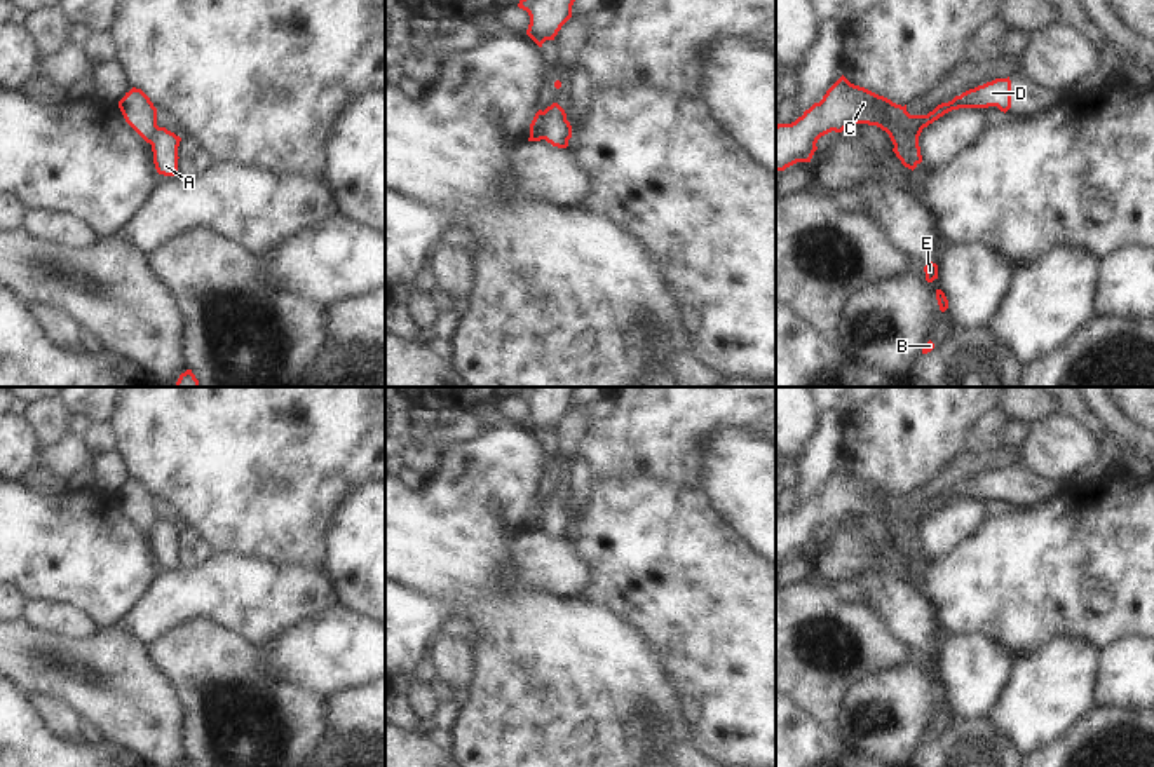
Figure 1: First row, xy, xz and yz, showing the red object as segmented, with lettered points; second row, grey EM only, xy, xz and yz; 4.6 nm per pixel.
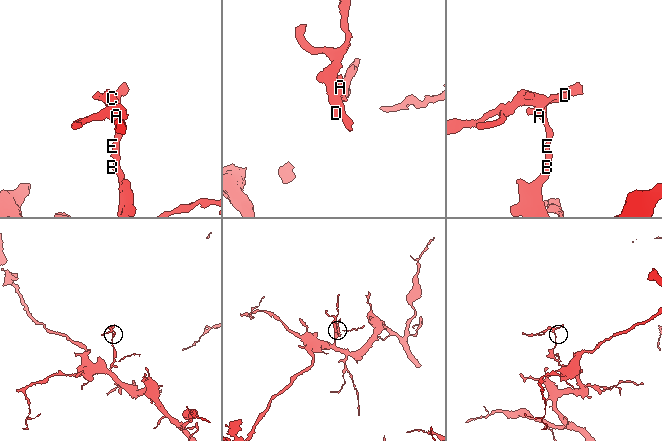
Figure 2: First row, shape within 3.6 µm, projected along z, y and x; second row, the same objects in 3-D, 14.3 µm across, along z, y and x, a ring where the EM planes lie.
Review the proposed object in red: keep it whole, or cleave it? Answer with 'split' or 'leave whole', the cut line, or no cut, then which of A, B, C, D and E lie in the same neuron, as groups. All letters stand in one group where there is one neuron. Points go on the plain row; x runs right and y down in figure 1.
split; cut in yz along (889, 523), (917, 527); A B E / C D

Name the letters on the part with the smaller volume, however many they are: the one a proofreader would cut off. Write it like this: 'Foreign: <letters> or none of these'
Foreign: C, D.

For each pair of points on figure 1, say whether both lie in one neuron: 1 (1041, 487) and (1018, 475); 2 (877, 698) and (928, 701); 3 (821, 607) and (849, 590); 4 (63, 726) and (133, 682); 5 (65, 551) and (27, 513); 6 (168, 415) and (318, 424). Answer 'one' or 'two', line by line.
1: one
2: one
3: two
4: two
5: one
6: one

